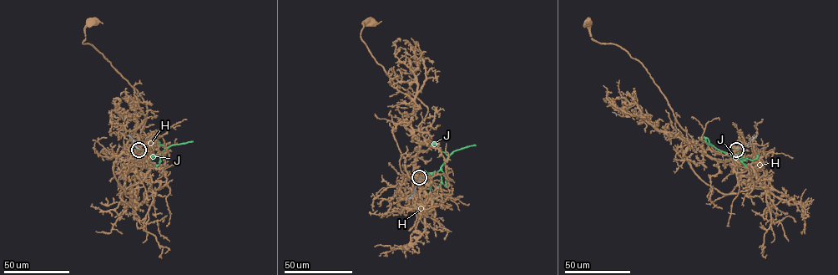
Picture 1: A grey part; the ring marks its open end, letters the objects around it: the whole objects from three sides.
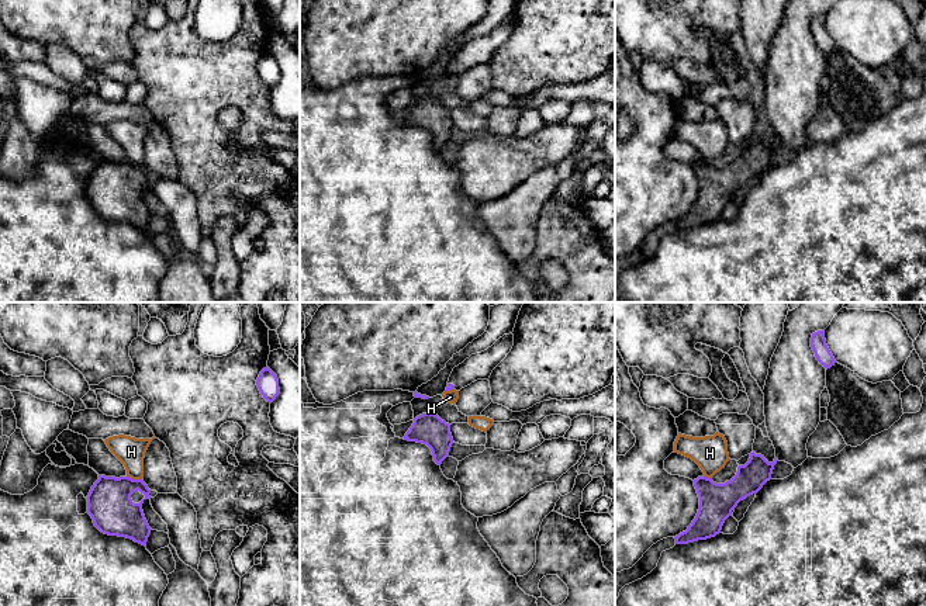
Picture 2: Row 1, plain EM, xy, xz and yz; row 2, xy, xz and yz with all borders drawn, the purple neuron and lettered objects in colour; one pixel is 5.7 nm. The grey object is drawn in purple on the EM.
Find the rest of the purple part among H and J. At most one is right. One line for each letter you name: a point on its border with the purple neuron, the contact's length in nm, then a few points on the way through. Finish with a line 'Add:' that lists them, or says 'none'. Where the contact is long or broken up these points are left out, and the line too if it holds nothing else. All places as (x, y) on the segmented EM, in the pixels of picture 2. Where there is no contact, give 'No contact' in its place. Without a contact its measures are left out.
Add: none

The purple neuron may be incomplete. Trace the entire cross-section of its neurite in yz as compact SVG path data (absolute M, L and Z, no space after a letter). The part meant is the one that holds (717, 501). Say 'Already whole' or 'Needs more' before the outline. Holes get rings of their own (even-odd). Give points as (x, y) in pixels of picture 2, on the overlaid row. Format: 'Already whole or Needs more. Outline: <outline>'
Needs more. Outline: M753 451L750 453L749 461L744 465L739 465L736 475L725 484L716 484L712 481L712 478L706 477L698 477L697 479L694 479L694 486L699 498L699 509L695 519L685 531L680 533L676 537L667 537L653 544L632 568L615 572L615 602L625 585L642 579L657 567L663 551L673 548L676 544L688 544L719 534L725 520L732 515L732 510L737 506L737 503L747 496L757 494L763 488L763 485L771 479L771 474L777 461L778 460L774 458L773 463L768 463L764 456L756 454Z

